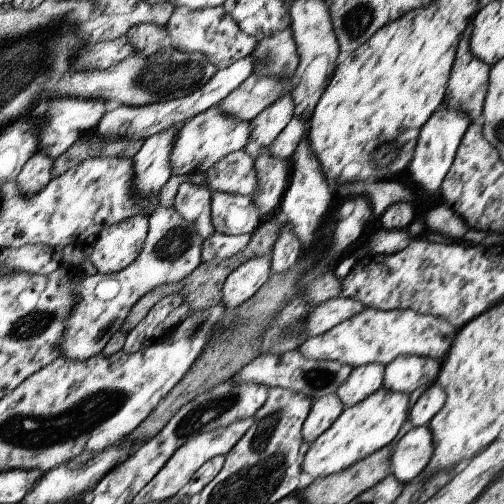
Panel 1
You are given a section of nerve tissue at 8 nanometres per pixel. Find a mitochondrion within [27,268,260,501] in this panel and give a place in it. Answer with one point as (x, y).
(200, 416)

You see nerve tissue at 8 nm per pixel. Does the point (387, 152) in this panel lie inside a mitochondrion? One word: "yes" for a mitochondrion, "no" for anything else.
yes

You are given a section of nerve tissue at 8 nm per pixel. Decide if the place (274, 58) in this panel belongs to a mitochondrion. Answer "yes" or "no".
yes

